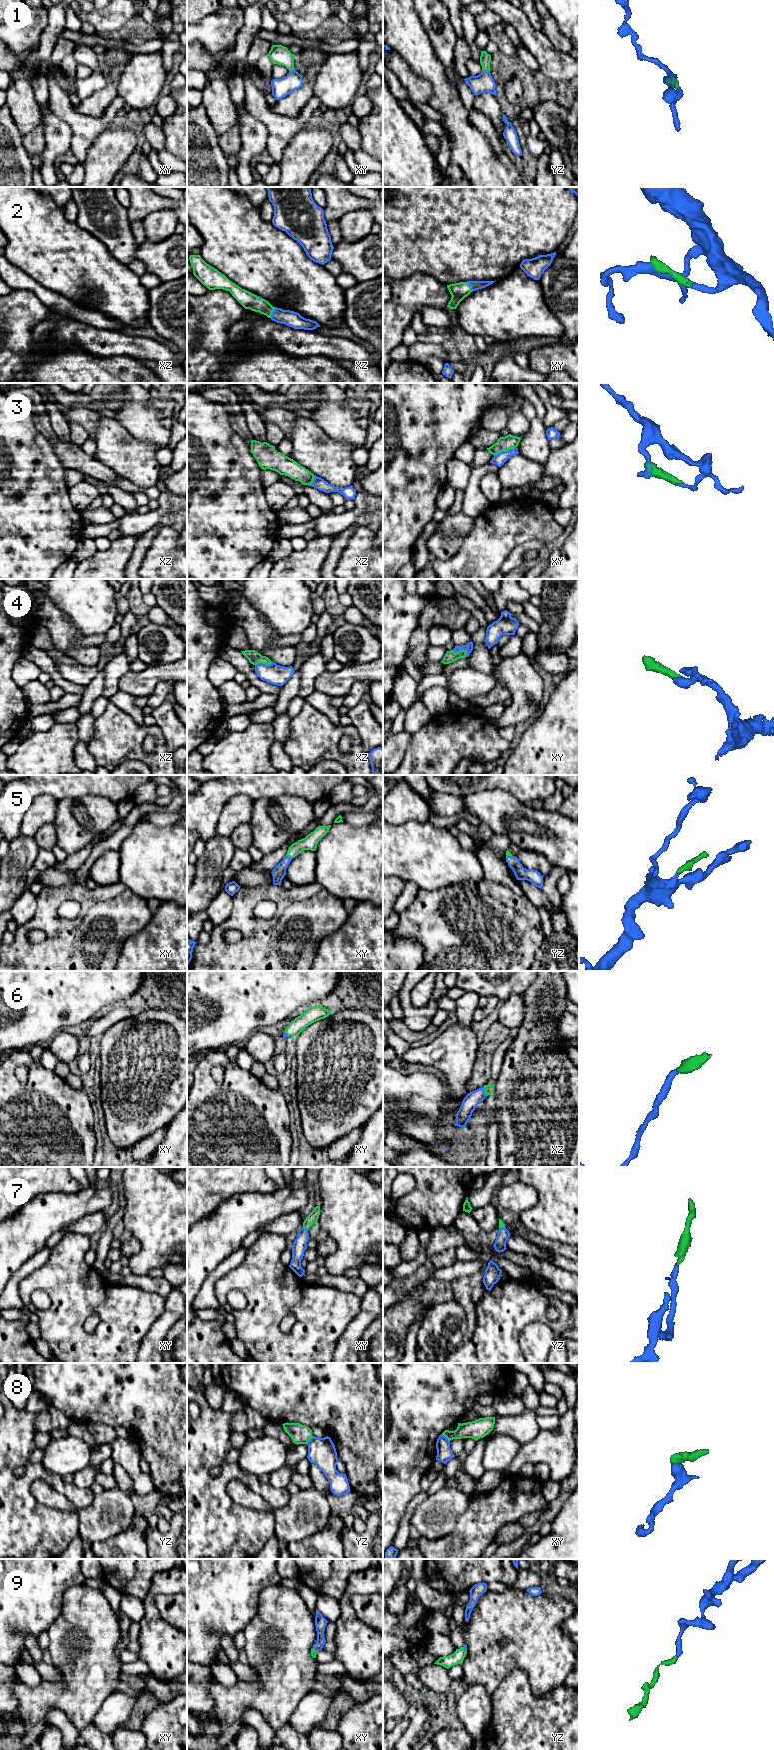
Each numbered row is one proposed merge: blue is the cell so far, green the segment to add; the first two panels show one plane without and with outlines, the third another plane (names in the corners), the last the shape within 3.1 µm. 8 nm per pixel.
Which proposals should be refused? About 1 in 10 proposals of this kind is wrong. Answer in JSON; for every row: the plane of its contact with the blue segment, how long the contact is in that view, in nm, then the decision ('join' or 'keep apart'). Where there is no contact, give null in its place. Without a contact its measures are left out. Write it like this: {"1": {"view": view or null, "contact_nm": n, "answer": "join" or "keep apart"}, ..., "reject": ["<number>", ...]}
{"1": {"view": "yz", "contact_nm": 70, "answer": "join"}, "2": {"view": "xz", "contact_nm": 100, "answer": "join"}, "3": {"view": "xy", "contact_nm": 190, "answer": "keep apart"}, "4": {"view": "xy", "contact_nm": 130, "answer": "join"}, "5": {"view": "xy", "contact_nm": 60, "answer": "join"}, "6": {"view": "xz", "contact_nm": 80, "answer": "join"}, "7": {"view": "xy", "contact_nm": 50, "answer": "join"}, "8": {"view": "xy", "contact_nm": 90, "answer": "keep apart"}, "9": {"view": "yz", "contact_nm": 60, "answer": "join"}, "reject": ["3", "8"]}

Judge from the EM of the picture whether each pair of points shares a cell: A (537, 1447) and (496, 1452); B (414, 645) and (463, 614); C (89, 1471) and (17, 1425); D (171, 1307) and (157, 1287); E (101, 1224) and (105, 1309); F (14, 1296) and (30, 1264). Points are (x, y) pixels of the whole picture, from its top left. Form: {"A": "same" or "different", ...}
{"A": "different", "B": "same", "C": "different", "D": "different", "E": "different", "F": "same"}

